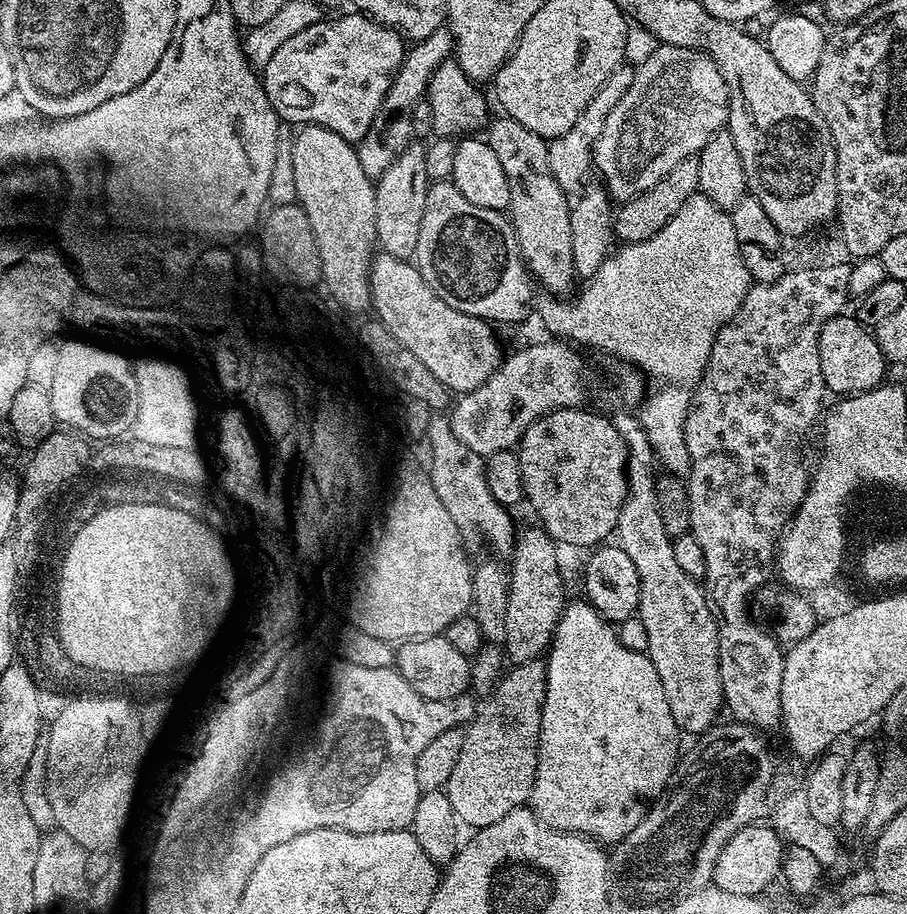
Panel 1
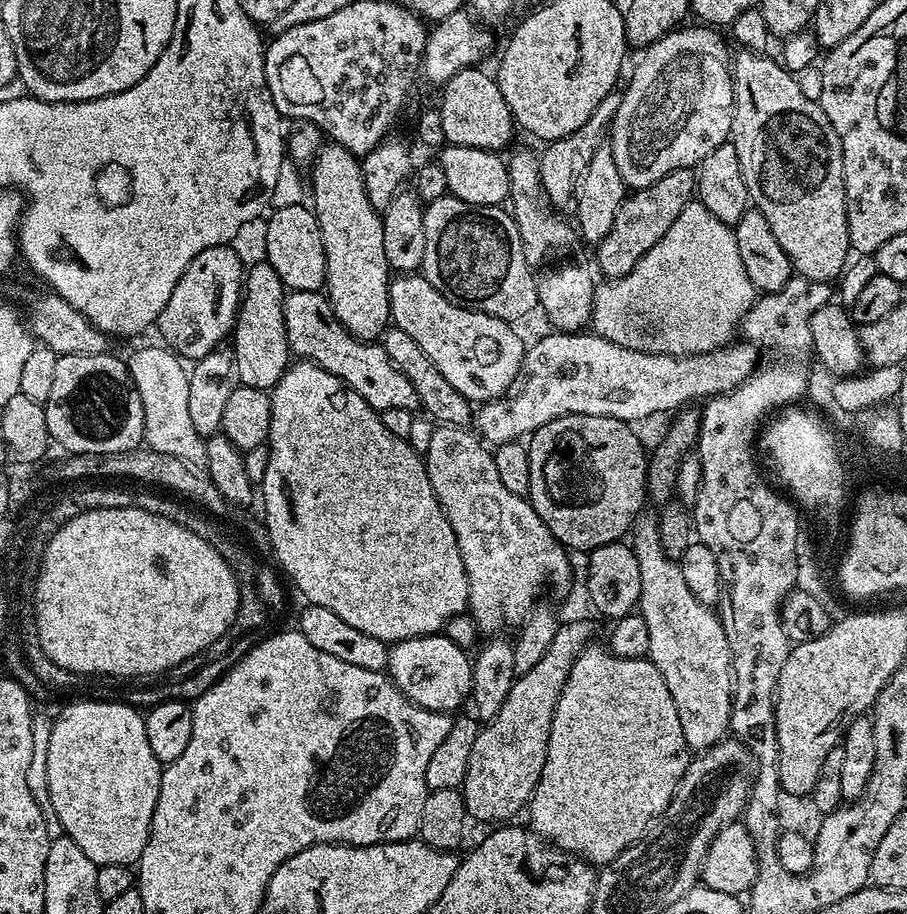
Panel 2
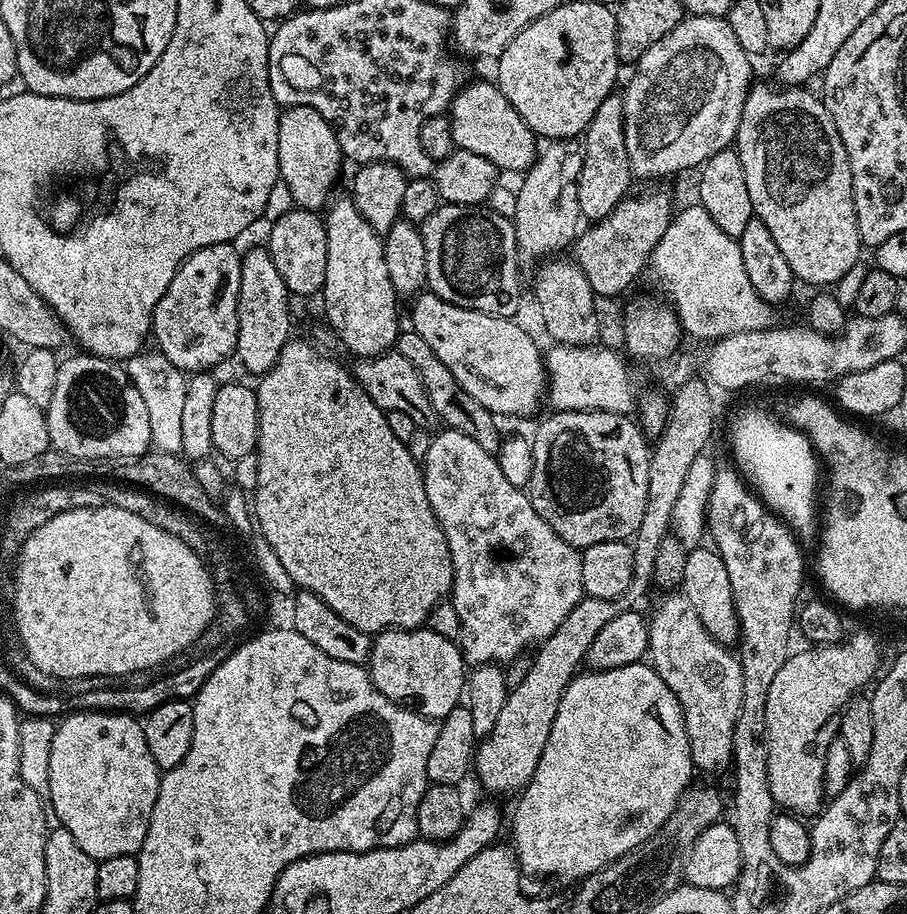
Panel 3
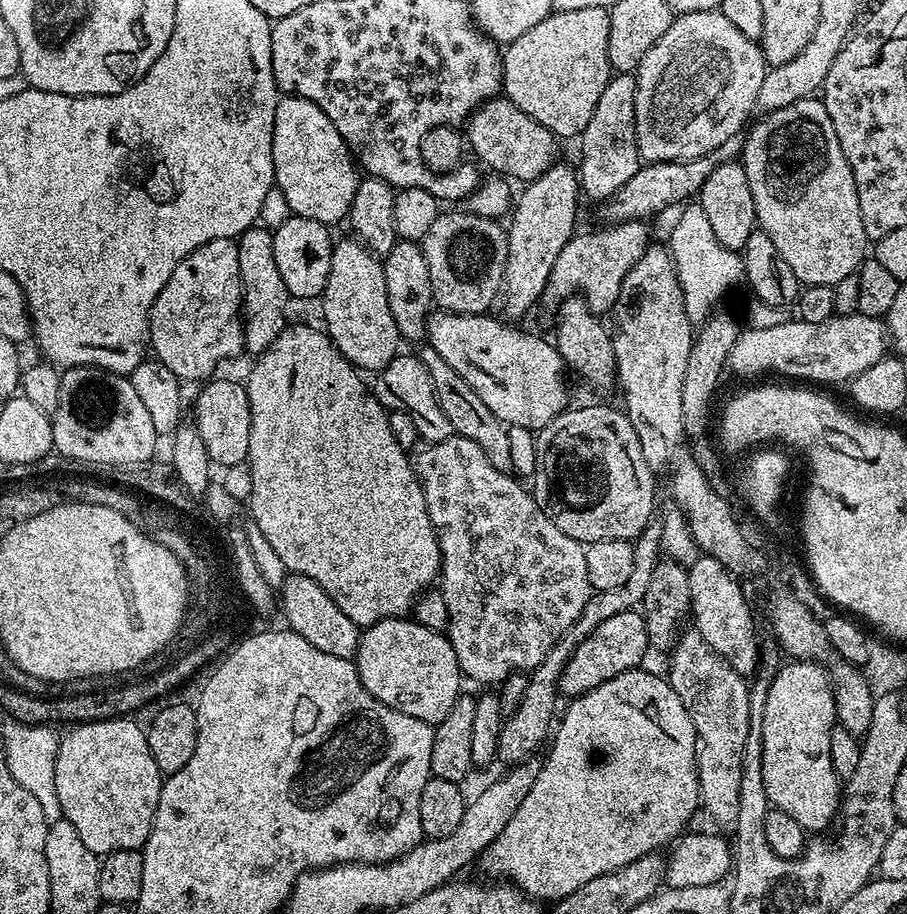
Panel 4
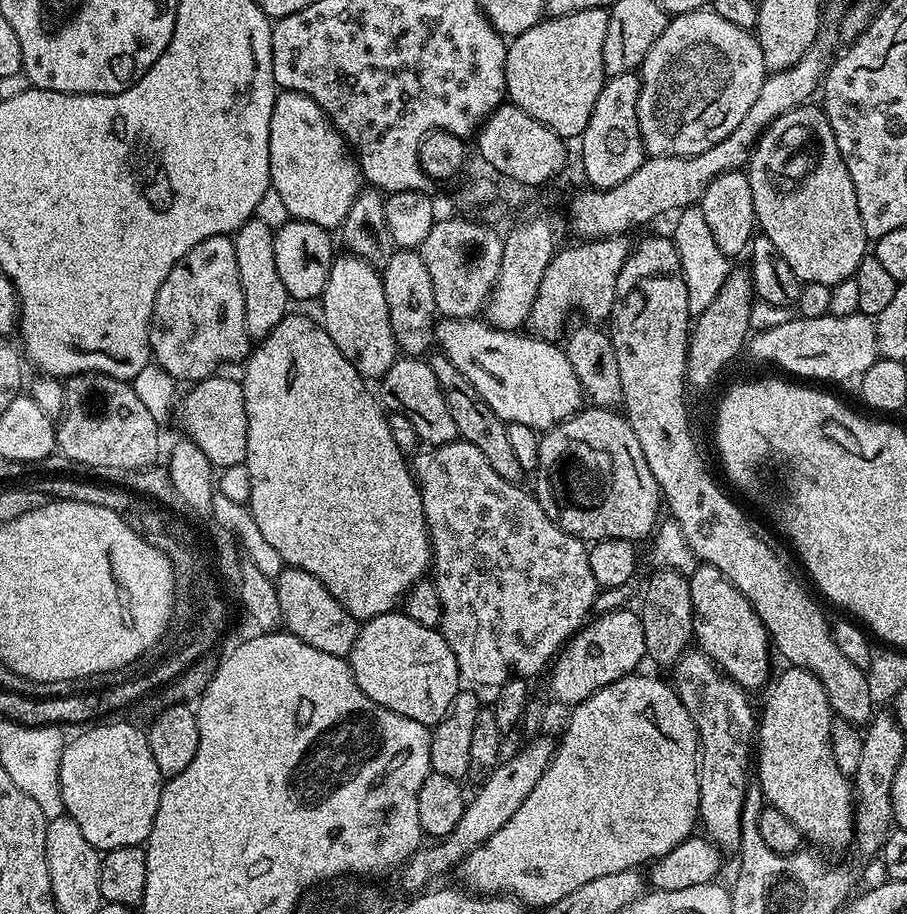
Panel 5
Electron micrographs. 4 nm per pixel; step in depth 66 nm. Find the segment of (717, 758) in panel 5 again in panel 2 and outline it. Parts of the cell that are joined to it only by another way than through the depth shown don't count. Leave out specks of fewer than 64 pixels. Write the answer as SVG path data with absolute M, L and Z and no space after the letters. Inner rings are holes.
M655 519L635 521L631 529L630 547L638 558L640 567L640 603L638 615L646 622L646 631L650 634L650 646L647 659L662 674L670 698L678 710L678 722L682 722L682 734L689 749L703 750L711 744L719 744L729 735L730 714L732 713L732 659L728 653L728 643L719 615L707 605L698 602L686 586L686 580L680 573L680 565L671 560L662 550L660 526Z

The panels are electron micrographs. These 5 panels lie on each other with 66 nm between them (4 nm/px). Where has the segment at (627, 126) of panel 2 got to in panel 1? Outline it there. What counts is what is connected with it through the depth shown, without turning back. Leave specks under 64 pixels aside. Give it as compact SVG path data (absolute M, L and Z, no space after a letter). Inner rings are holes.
M660 44L645 58L644 65L635 69L635 74L636 77L630 86L630 90L626 90L626 94L622 94L622 102L618 102L618 106L614 106L614 111L610 113L610 118L606 118L606 127L603 128L602 134L598 138L594 153L595 171L597 173L600 171L601 177L599 176L599 179L608 189L608 195L616 202L633 200L637 194L644 192L650 186L654 186L658 181L666 179L674 170L674 166L678 166L684 160L693 159L704 149L706 142L710 142L710 138L714 138L717 132L721 131L728 122L728 83L722 78L716 63L706 53L699 52L697 48Z

